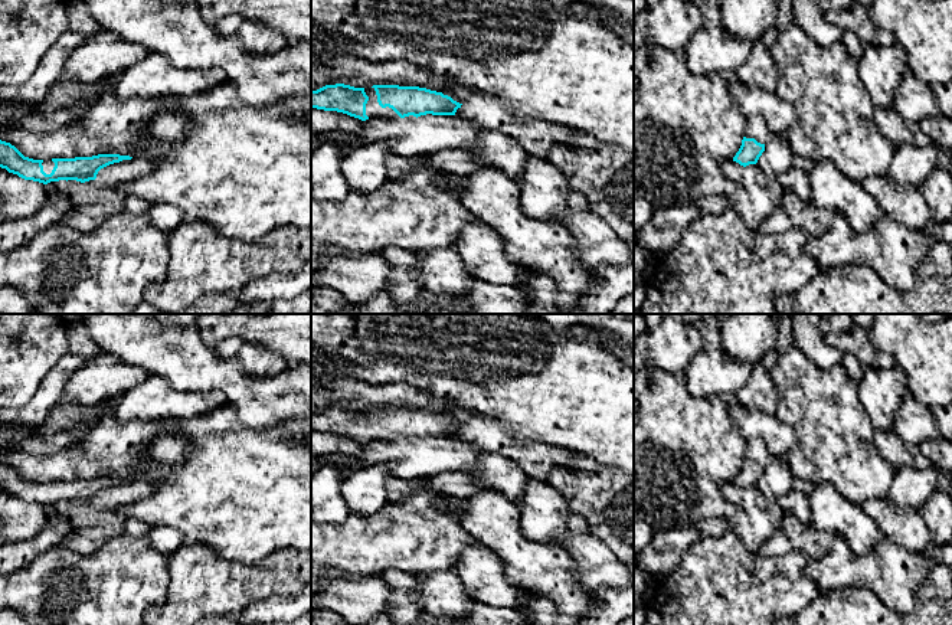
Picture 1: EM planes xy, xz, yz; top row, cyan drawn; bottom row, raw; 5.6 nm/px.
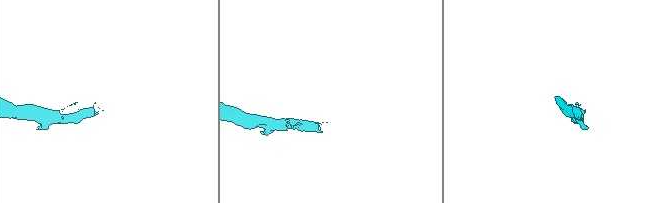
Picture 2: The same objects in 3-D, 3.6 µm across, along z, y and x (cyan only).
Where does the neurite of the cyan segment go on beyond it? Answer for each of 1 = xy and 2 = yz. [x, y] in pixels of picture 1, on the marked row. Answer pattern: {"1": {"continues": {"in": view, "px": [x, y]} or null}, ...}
{"1": {"continues": {"in": "xy", "px": [48, 164]}}, "2": {"continues": {"in": "yz", "px": [755, 127]}}}

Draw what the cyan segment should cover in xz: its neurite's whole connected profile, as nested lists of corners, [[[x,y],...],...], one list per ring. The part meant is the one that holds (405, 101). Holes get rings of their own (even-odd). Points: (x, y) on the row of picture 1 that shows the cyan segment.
[[[344,84],[311,91],[311,108],[337,111],[366,121],[413,115],[455,115],[462,104],[442,92],[419,86],[373,85],[354,88]]]

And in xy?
[[[0,140],[0,167],[24,180],[43,184],[59,180],[76,180],[81,183],[95,180],[101,168],[131,158],[120,154],[98,154],[92,157],[33,160],[24,157],[10,143]]]

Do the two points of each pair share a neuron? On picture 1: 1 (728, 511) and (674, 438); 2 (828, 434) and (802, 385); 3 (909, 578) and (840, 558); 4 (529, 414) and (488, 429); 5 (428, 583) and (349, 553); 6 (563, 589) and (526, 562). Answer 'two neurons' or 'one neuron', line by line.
1: one neuron
2: one neuron
3: one neuron
4: two neurons
5: two neurons
6: one neuron

